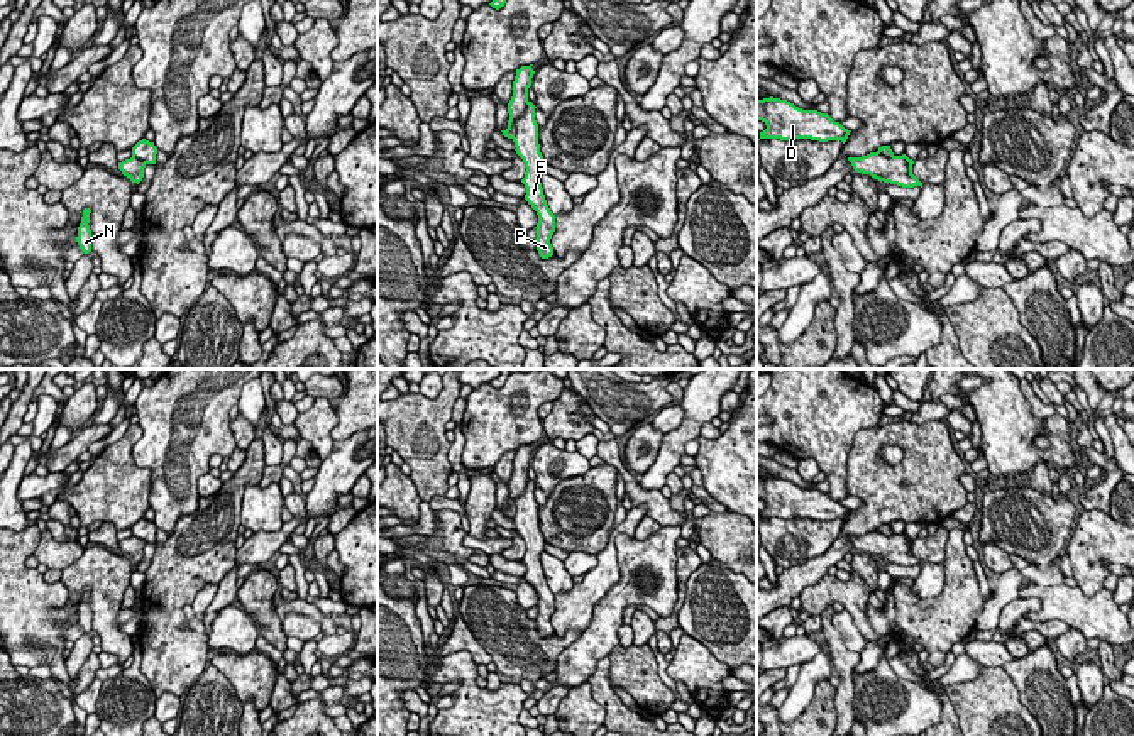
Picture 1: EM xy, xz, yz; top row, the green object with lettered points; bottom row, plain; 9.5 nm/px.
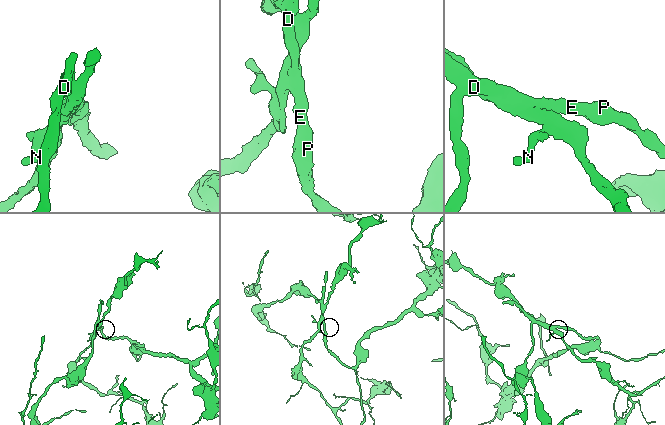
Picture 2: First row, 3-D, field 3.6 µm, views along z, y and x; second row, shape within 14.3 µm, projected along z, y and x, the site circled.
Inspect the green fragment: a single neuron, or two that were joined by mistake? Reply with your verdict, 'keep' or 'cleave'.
cleave

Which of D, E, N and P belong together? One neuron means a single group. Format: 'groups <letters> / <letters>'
groups D E P / N

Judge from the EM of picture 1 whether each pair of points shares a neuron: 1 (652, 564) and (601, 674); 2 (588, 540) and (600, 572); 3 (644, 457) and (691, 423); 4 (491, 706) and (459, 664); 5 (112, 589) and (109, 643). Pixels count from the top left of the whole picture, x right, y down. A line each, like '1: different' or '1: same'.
1: different
2: different
3: different
4: same
5: same

